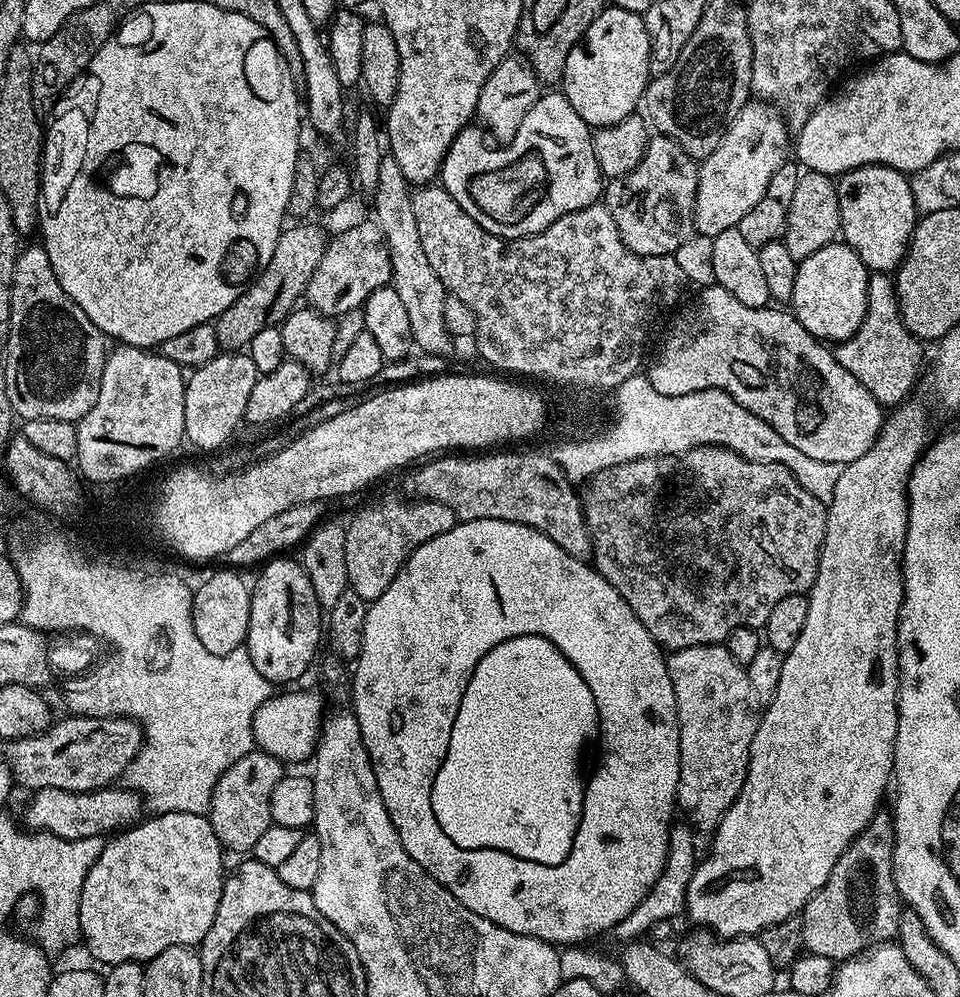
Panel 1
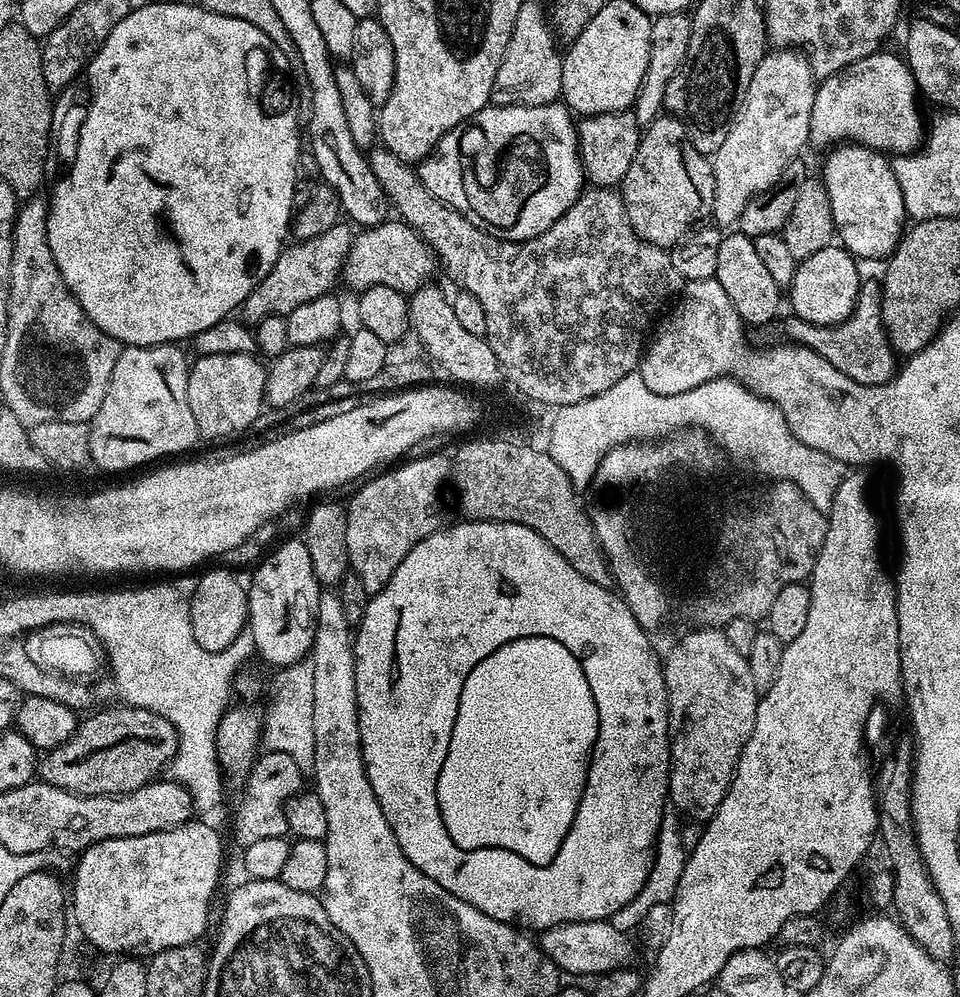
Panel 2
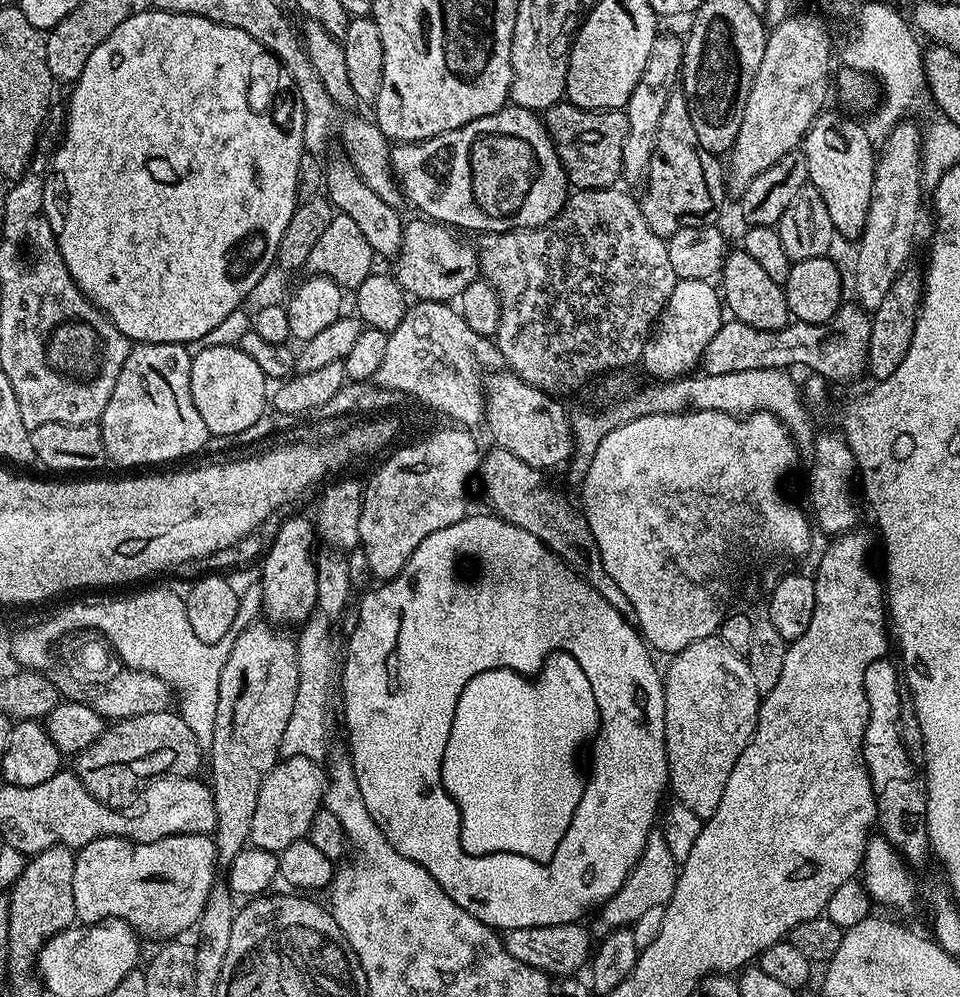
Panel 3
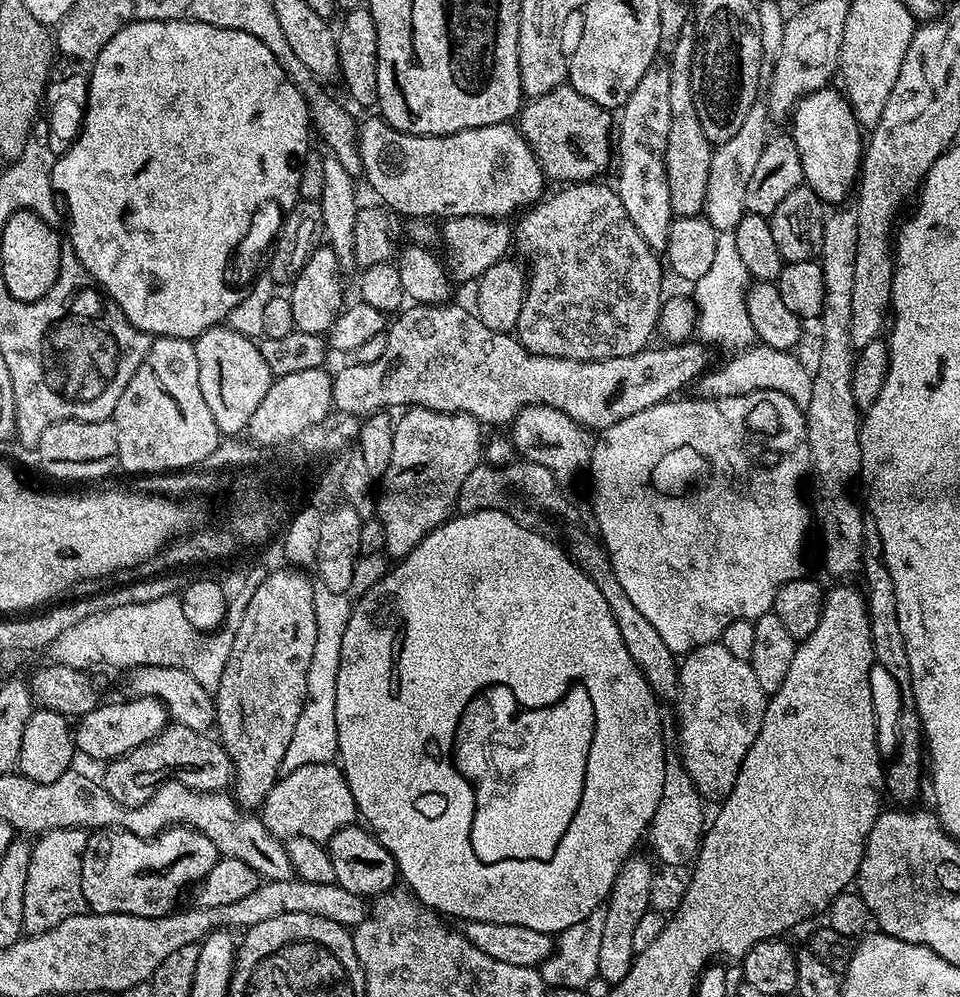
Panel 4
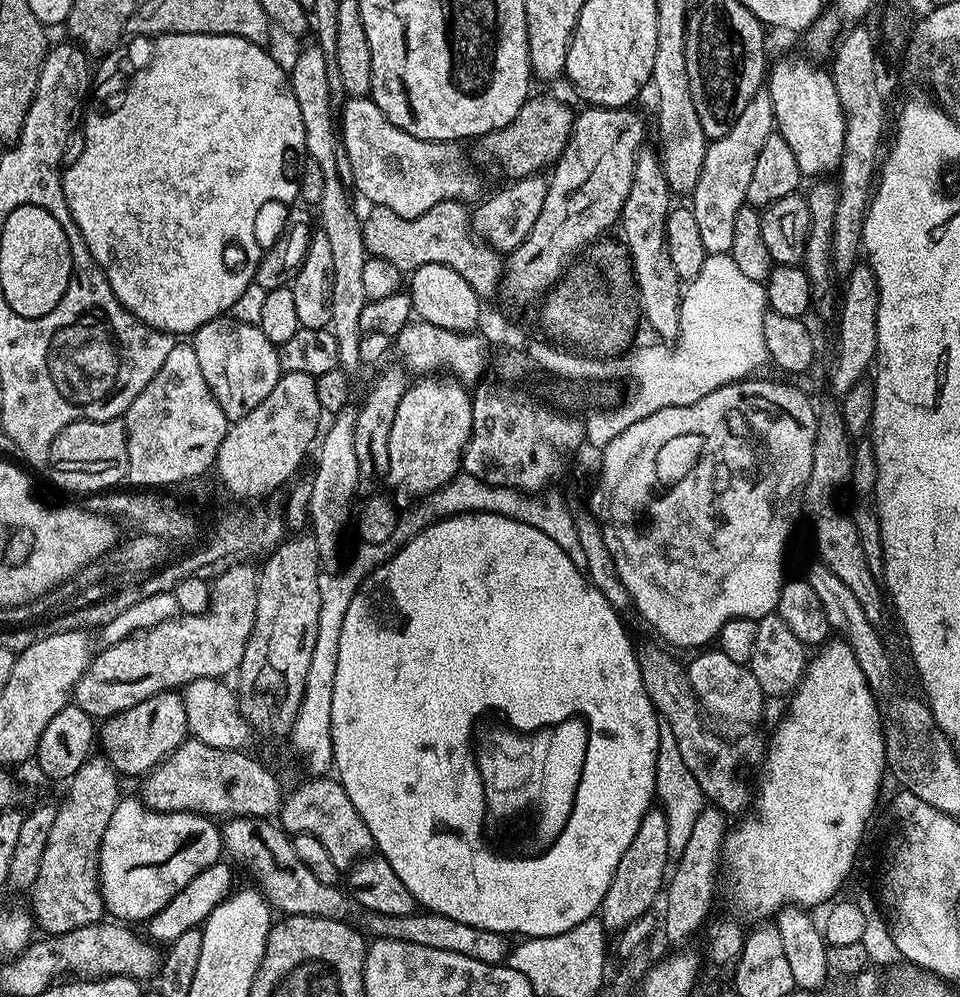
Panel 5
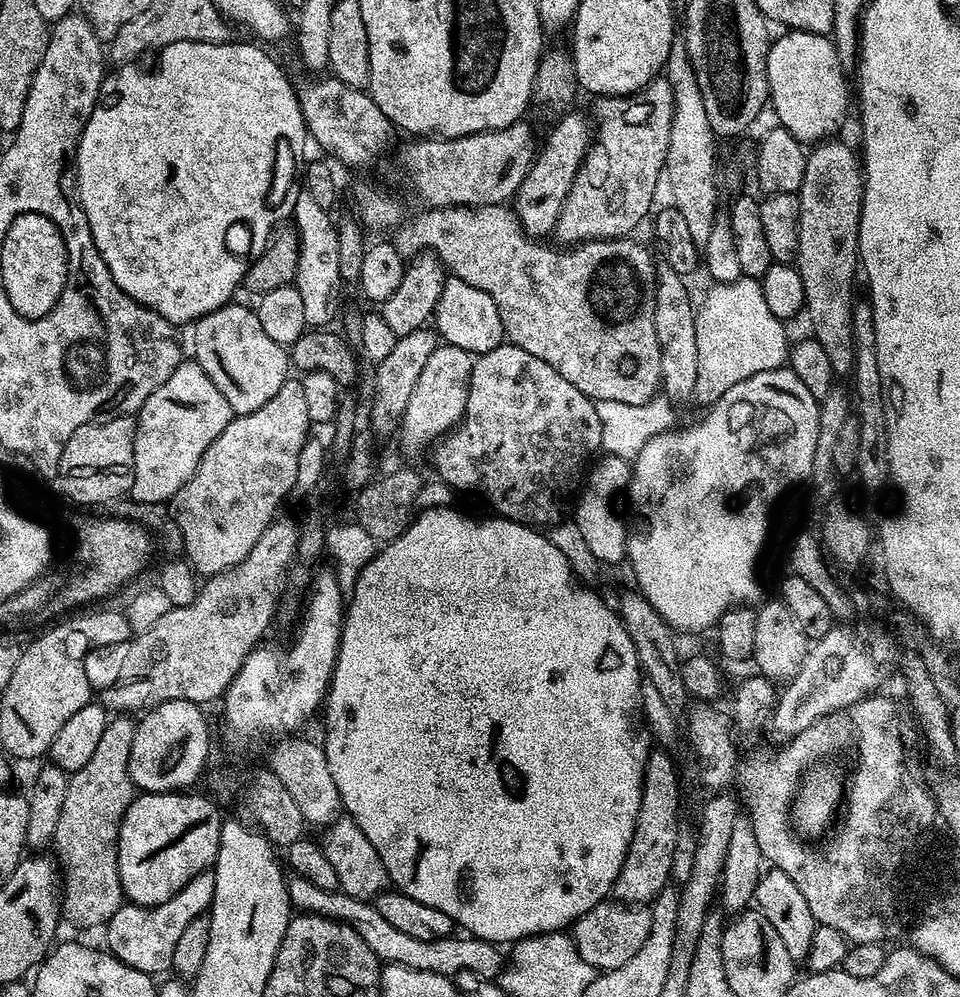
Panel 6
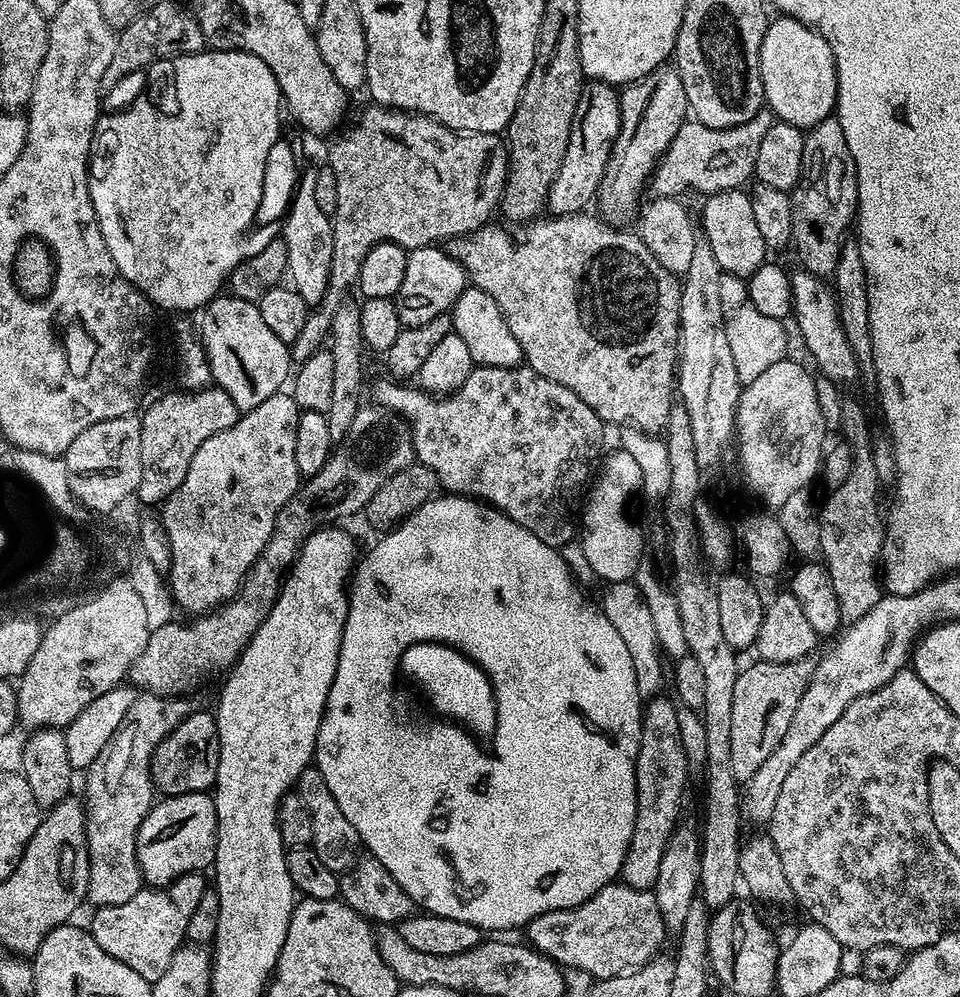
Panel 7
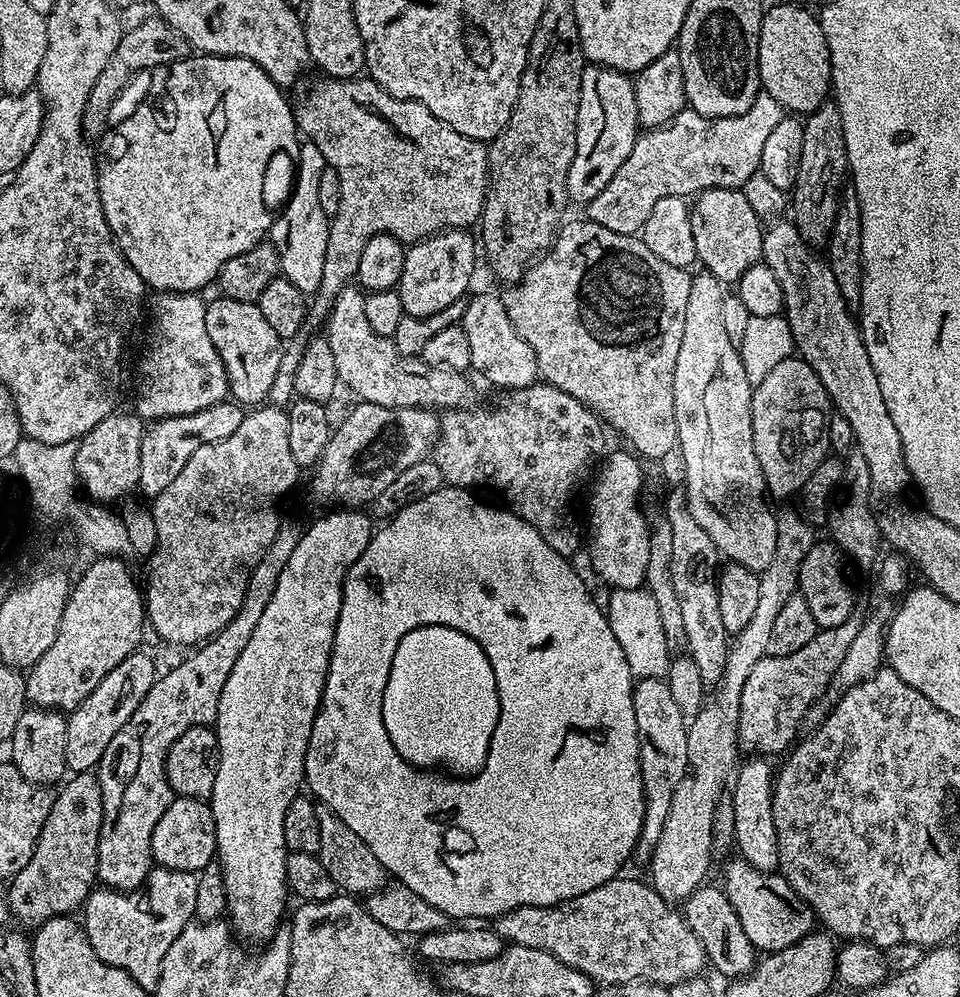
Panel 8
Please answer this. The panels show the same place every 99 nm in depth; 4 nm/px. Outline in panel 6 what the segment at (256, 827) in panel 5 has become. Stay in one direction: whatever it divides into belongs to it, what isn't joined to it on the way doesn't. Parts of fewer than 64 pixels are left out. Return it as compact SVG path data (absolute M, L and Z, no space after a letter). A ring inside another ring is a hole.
M293 875L287 881L288 900L292 903L293 909L297 913L310 916L325 916L328 920L336 920L339 924L350 926L374 950L376 959L384 964L401 964L414 970L426 970L427 972L437 972L443 976L455 977L455 972L473 972L480 978L496 978L502 971L500 964L501 949L497 945L489 944L487 940L477 940L475 938L464 938L459 940L456 934L447 936L445 940L431 940L422 942L418 938L410 938L410 934L402 934L395 926L390 926L382 914L378 914L375 903L358 898L350 898L350 894L342 891L327 892L318 890L312 882L306 882L306 878Z

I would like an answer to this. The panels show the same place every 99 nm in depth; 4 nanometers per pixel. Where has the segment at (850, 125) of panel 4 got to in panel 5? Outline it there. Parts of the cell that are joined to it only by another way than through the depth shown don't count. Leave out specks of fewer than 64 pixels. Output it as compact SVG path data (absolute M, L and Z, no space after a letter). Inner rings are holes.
M807 55L788 56L780 60L776 65L771 65L768 80L768 91L775 102L776 128L779 135L784 136L794 150L794 156L798 158L798 166L801 173L820 172L816 174L828 174L828 171L839 169L840 159L846 142L846 122L842 112L842 102L838 96L838 90L834 88L832 73L827 67L819 68Z

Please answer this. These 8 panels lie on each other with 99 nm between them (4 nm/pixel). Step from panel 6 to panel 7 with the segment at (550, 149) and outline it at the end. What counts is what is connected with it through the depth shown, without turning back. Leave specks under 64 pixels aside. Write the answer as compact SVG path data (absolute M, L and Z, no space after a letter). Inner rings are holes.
M592 80L585 83L582 94L578 98L578 110L570 130L570 142L564 155L562 166L550 186L547 211L553 217L574 216L585 211L588 203L593 203L600 190L600 183L608 169L608 159L612 157L612 148L620 133L620 98L617 89L610 84L603 84L600 80Z

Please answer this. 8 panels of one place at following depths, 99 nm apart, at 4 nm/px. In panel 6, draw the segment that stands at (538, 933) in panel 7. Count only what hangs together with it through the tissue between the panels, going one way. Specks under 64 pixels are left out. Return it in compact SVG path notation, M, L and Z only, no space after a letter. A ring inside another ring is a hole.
M605 902L591 908L585 916L579 916L571 925L570 937L589 966L609 972L618 966L626 966L626 962L642 950L642 942L646 942L646 934L650 934L651 917L651 911L644 906Z

